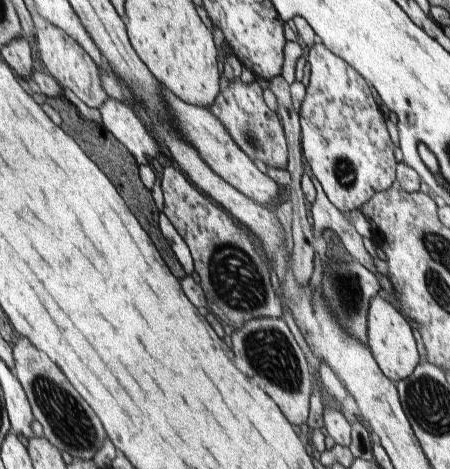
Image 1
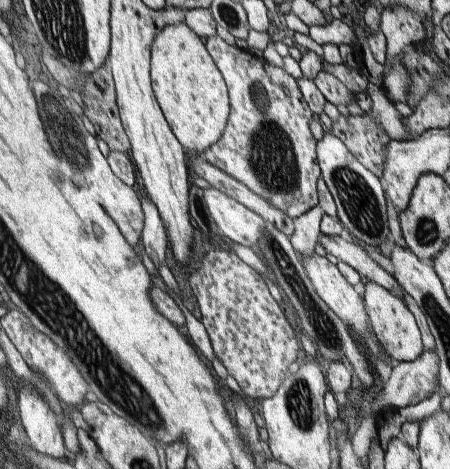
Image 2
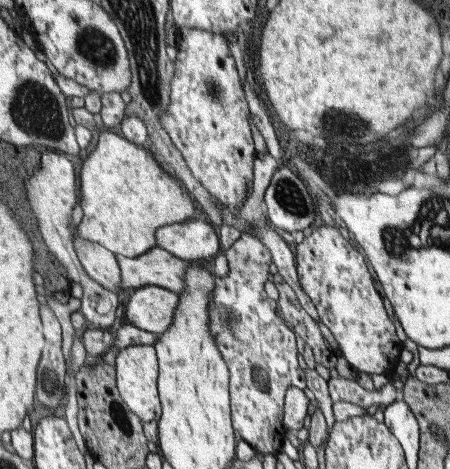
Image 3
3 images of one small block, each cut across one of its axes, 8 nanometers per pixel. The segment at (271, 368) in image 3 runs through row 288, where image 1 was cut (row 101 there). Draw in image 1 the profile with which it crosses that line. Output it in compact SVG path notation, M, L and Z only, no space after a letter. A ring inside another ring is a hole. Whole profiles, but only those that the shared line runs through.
M241 78L233 82L223 82L223 96L217 96L215 104L211 104L207 110L219 118L219 122L229 132L231 140L243 150L251 160L261 160L267 168L285 170L287 168L287 140L283 138L281 122L261 100L261 88L257 82L245 84Z

